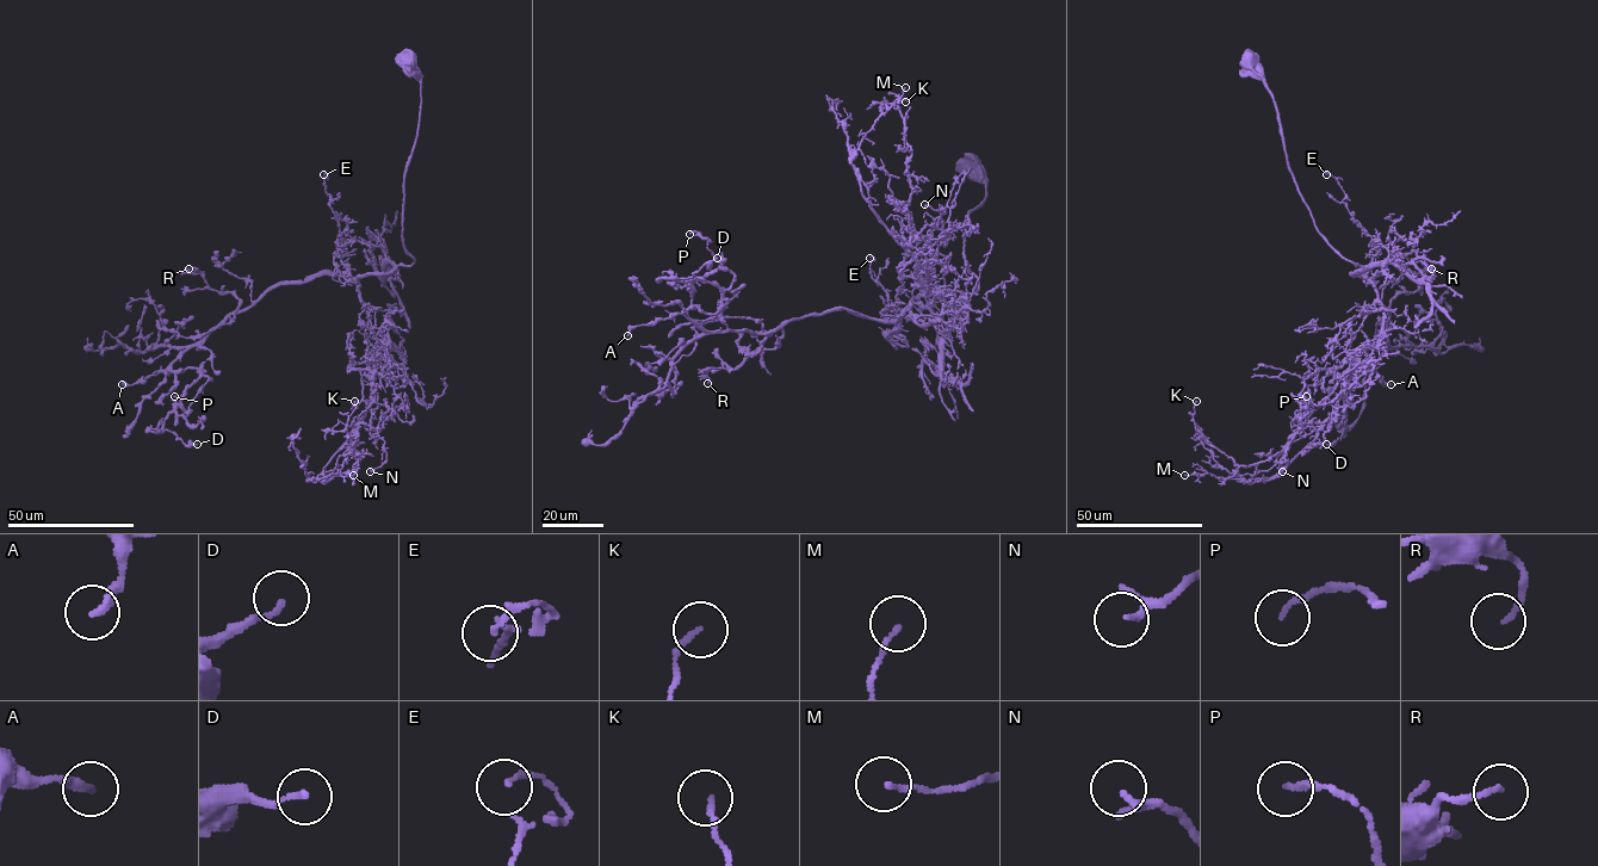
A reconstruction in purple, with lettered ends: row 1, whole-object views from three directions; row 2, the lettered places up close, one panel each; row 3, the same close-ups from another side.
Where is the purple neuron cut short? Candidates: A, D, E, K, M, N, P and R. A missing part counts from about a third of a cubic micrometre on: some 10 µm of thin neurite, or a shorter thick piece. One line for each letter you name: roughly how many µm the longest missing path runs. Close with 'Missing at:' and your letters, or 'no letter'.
Missing at: no letter

